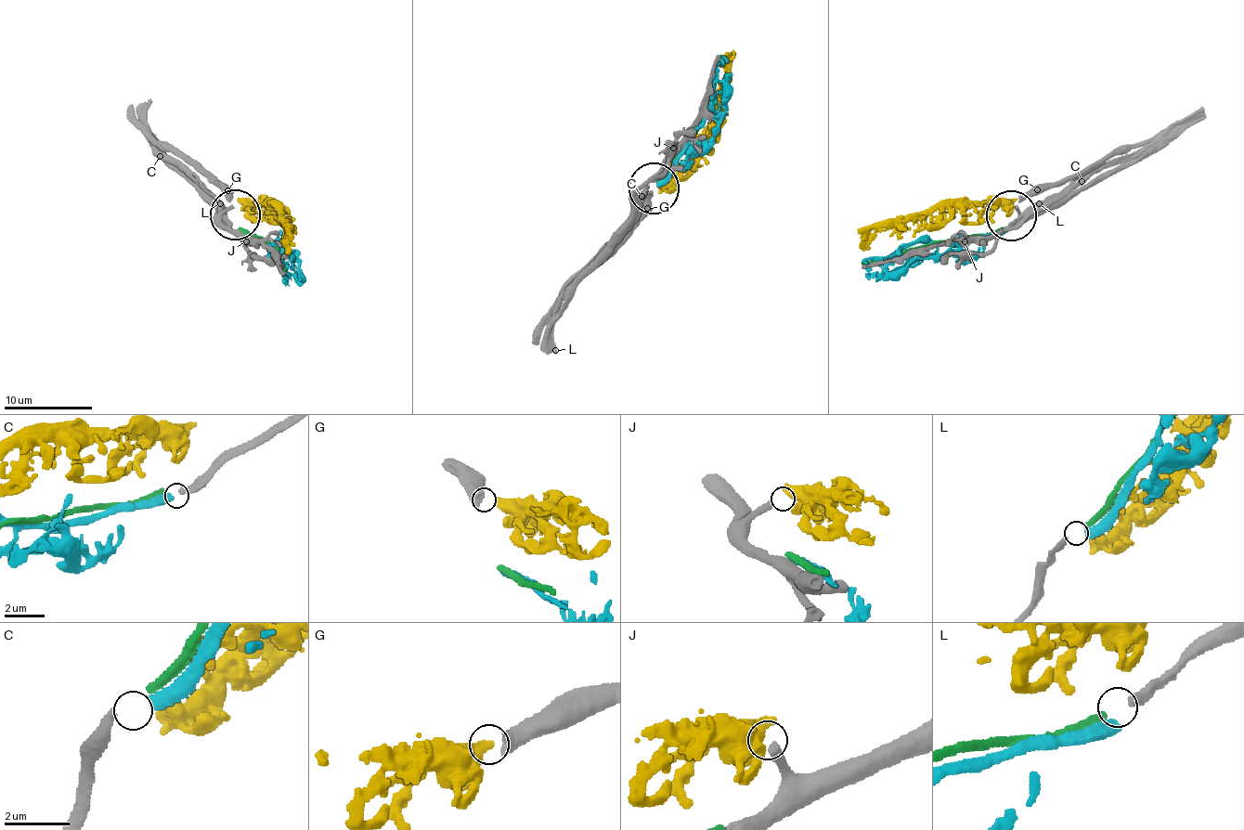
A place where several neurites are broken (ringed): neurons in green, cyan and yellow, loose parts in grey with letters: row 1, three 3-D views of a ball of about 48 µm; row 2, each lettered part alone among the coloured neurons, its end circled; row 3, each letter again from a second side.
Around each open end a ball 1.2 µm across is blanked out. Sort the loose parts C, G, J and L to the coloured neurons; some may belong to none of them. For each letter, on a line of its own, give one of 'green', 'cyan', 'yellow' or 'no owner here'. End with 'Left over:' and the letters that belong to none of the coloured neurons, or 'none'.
C: cyan
G: yellow
J: no owner here
L: green
Left over: J

